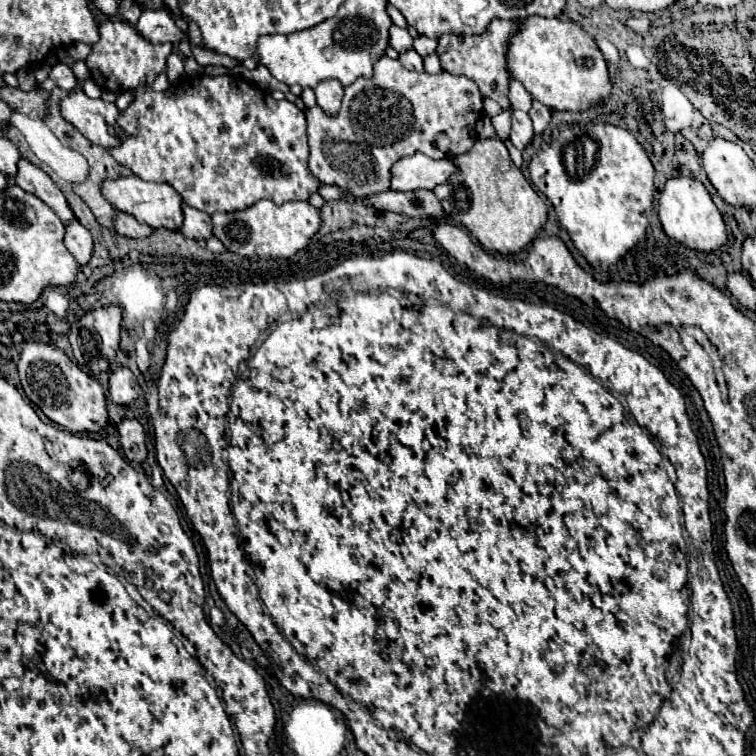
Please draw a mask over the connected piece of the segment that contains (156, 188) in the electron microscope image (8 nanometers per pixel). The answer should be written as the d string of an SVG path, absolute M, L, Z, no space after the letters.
M135 175L119 177L103 183L103 195L111 201L111 205L115 205L117 211L131 213L137 221L143 221L153 229L165 227L165 229L177 231L183 225L183 197L169 183L143 181Z

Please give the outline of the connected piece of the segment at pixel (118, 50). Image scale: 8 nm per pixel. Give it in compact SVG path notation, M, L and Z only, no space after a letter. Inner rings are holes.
M111 17L99 27L101 39L93 45L91 55L85 59L87 67L91 71L91 77L101 89L113 91L113 93L123 93L129 89L135 89L139 85L151 87L155 77L165 71L165 61L169 53L173 51L171 43L161 43L153 45L145 41L125 19Z

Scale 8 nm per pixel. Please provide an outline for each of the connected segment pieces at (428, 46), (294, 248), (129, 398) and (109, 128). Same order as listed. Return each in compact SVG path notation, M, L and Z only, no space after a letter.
M419 35L419 37L415 39L415 45L413 45L413 47L415 47L415 51L417 51L421 57L427 57L427 55L435 53L435 49L437 49L437 41Z
M261 199L255 205L235 211L235 213L213 213L213 235L221 239L221 243L243 257L259 255L273 259L287 259L301 251L307 241L319 231L321 215L319 209L309 205L307 201L287 201L283 205L275 205L269 199Z
M117 367L109 377L109 397L115 405L131 405L137 399L133 389L133 373L127 367Z
M71 91L61 101L61 113L91 143L99 147L113 149L125 139L123 129L117 125L119 109L115 107L115 103L91 99L83 91Z

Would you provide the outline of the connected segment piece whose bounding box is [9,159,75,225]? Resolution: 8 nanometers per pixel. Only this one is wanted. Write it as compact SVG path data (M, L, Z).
M23 159L19 163L19 173L15 177L9 177L11 185L19 185L21 189L37 195L43 203L47 203L57 215L59 219L69 225L71 221L75 221L75 213L71 211L65 195L61 193L61 189L51 181L51 177L41 171L39 167L35 167L31 161Z

